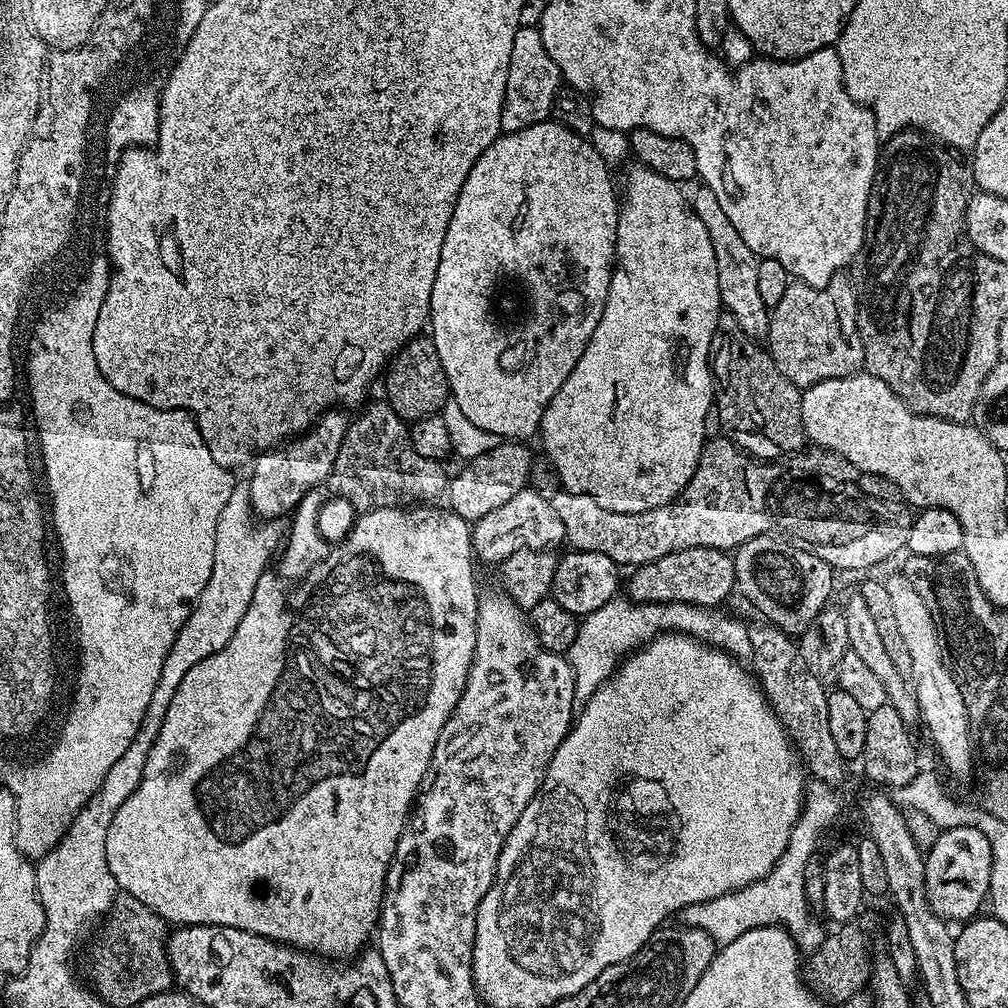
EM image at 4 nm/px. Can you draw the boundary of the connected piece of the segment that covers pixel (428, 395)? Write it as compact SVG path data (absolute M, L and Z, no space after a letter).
M431 335L415 336L392 357L386 369L386 375L383 377L383 384L388 391L386 393L388 405L405 422L421 420L427 416L437 415L441 411L443 404L450 396L448 376L442 370L442 362L438 358L438 350L434 346Z

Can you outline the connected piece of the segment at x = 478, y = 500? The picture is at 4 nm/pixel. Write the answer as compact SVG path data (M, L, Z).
M503 442L494 446L492 450L487 450L486 454L467 461L463 465L465 468L457 476L453 475L449 479L446 493L447 507L469 522L486 518L490 510L498 510L498 506L510 502L514 494L529 487L528 475L533 459L534 452L526 445Z

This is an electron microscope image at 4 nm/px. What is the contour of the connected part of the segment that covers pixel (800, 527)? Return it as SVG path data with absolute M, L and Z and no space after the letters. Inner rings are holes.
M719 438L720 440L709 439L705 443L698 466L694 470L694 474L690 478L690 482L680 491L680 495L672 500L666 506L658 506L654 510L646 510L642 514L618 514L614 510L606 510L606 506L598 506L598 502L594 502L592 496L584 496L582 494L574 494L573 492L565 492L563 490L555 492L551 496L552 509L554 514L558 514L559 521L562 522L562 530L564 531L564 539L569 549L578 552L593 552L594 554L606 554L618 566L635 566L645 564L646 562L654 562L658 558L666 558L666 554L677 552L678 550L690 550L691 548L723 548L725 550L735 550L741 544L745 544L750 538L758 538L759 536L778 536L788 541L790 544L796 544L802 550L806 550L810 554L814 554L818 558L825 560L833 570L840 568L849 568L850 571L856 572L859 568L872 568L875 564L880 564L883 560L888 560L895 554L899 548L903 549L908 543L908 531L912 525L914 516L907 507L897 506L895 504L887 504L886 502L878 502L878 498L870 498L863 496L860 493L859 487L849 486L846 484L832 484L828 488L819 488L812 480L799 480L794 473L788 468L783 468L783 463L780 462L761 462L759 459L748 455L742 448L737 448L731 440L727 438Z

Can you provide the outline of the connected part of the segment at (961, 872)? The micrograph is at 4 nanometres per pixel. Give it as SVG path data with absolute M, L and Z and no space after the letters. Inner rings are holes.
M945 828L939 833L940 837L932 844L932 849L927 849L924 865L926 866L926 898L934 910L945 922L960 920L967 922L985 907L989 899L988 887L990 886L990 870L992 869L992 851L990 842L982 830L973 828Z

